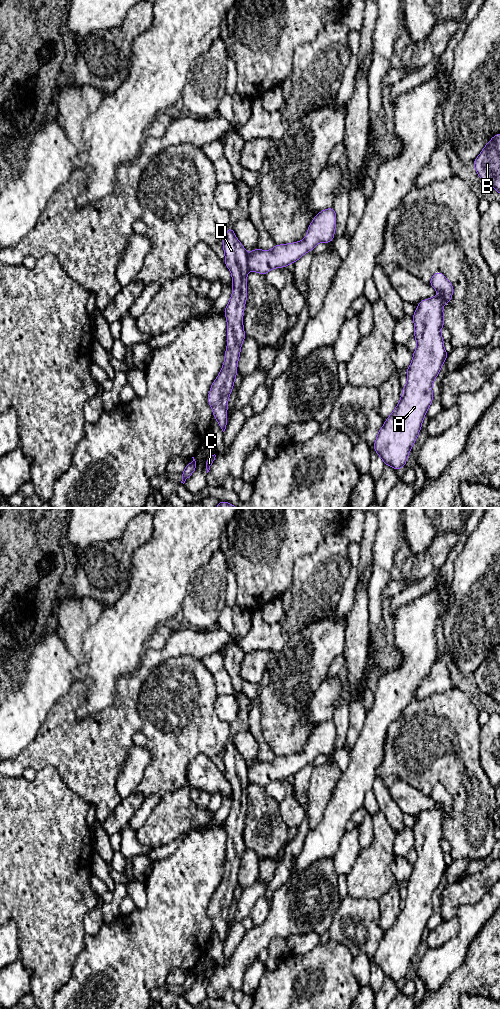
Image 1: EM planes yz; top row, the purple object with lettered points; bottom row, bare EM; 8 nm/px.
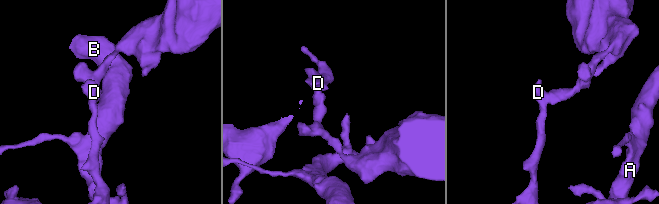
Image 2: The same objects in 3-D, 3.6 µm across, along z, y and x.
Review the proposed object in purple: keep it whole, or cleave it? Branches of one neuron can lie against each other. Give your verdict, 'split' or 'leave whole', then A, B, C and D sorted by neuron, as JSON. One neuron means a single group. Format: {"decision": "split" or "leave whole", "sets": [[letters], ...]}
{"decision": "split", "sets": [["A", "B"], ["C", "D"]]}

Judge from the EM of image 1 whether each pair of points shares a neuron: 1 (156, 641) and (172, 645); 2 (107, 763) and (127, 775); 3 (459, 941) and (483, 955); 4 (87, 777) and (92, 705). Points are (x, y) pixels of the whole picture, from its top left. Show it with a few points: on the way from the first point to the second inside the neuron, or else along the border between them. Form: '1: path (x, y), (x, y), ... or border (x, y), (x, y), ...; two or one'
1: border (176, 626), (167, 641), (160, 648), (148, 649); two
2: border (129, 749), (116, 781), (116, 791), (120, 795); two
3: border (482, 927), (470, 944), (466, 957), (457, 967); two
4: border (112, 703), (83, 718), (78, 719), (75, 716); two

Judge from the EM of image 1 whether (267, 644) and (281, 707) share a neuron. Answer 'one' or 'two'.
two

